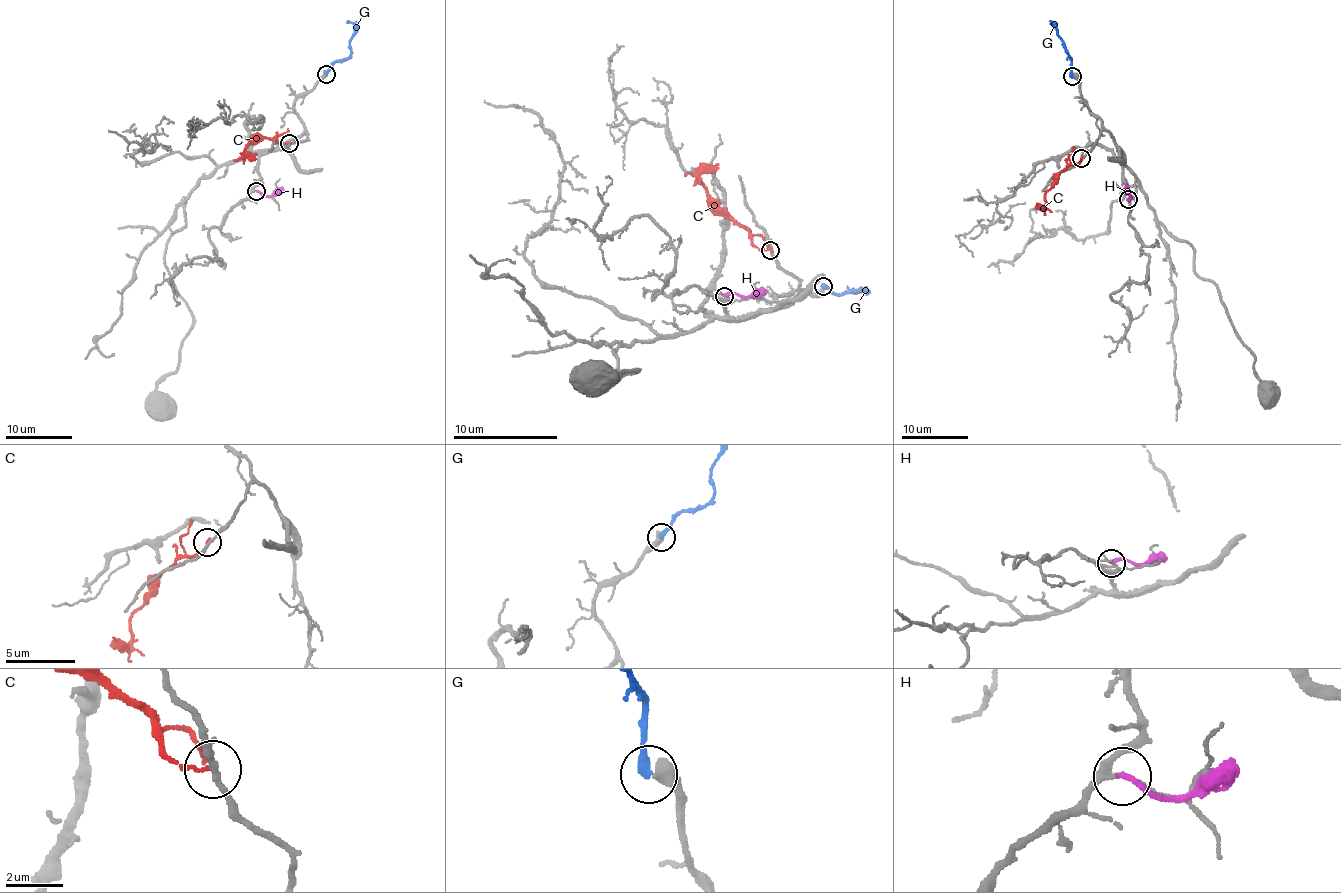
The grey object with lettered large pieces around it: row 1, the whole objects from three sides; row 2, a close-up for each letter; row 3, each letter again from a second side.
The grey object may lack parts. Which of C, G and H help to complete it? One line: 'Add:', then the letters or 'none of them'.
Add: G

